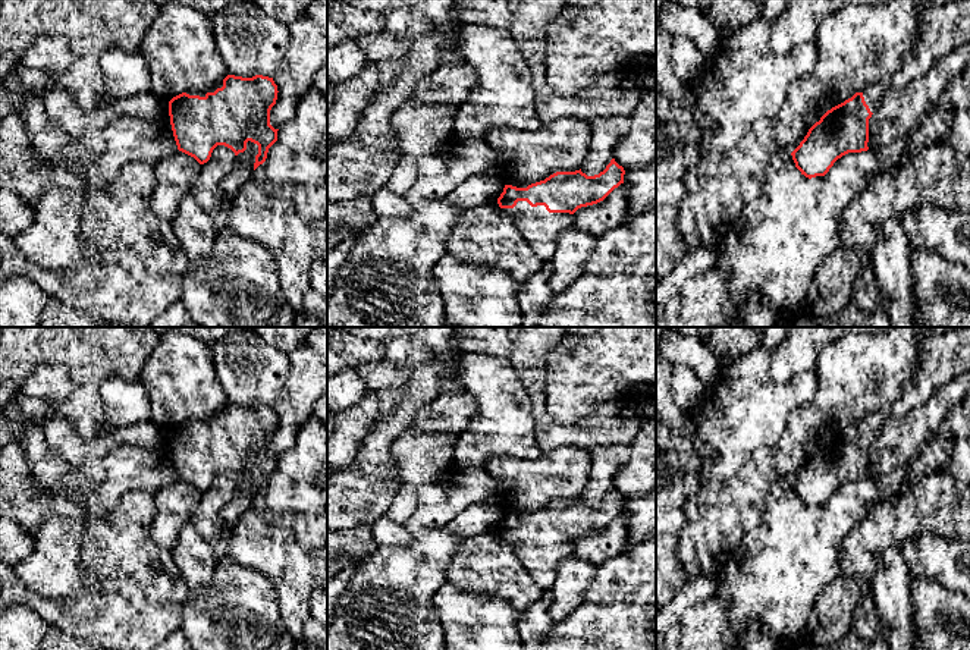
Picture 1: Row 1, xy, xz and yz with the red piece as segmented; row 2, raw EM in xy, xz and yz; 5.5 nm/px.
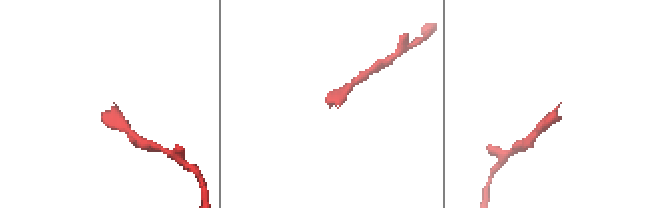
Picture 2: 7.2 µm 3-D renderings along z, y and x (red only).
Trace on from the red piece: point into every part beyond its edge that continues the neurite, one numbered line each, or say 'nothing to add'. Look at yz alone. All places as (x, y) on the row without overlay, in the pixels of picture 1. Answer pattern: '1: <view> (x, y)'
1: yz (945, 355)

